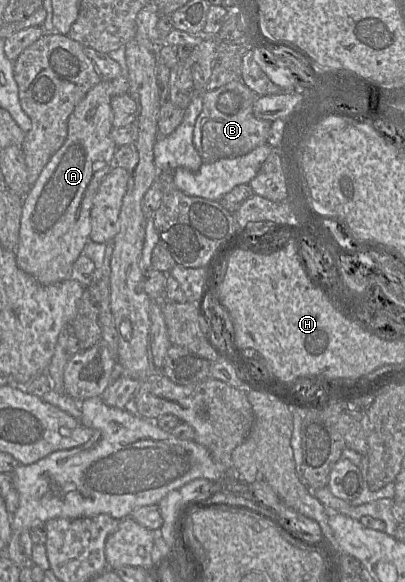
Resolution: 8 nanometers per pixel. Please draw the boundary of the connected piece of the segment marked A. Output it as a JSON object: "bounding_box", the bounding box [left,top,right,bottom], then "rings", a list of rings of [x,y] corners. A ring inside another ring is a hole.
{"bounding_box":[16,80,117,285],"rings":[[[102,80],[76,105],[68,119],[64,144],[50,158],[23,198],[16,261],[22,271],[42,285],[71,278],[73,264],[90,240],[93,198],[103,179],[115,166],[117,146],[111,137],[109,82]]]}

